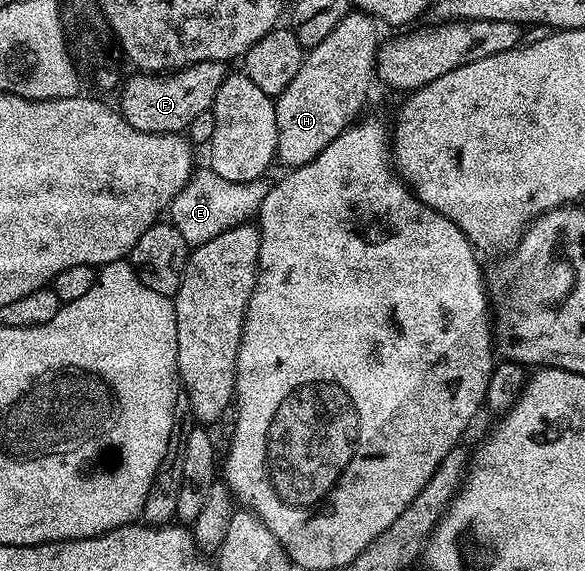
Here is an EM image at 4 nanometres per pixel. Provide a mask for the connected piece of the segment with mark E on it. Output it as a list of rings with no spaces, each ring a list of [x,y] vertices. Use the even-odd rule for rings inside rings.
[[[197,169],[169,206],[170,220],[188,245],[195,248],[234,226],[249,223],[259,213],[269,188],[269,181],[264,178],[246,183],[230,182],[216,175],[212,169]]]

